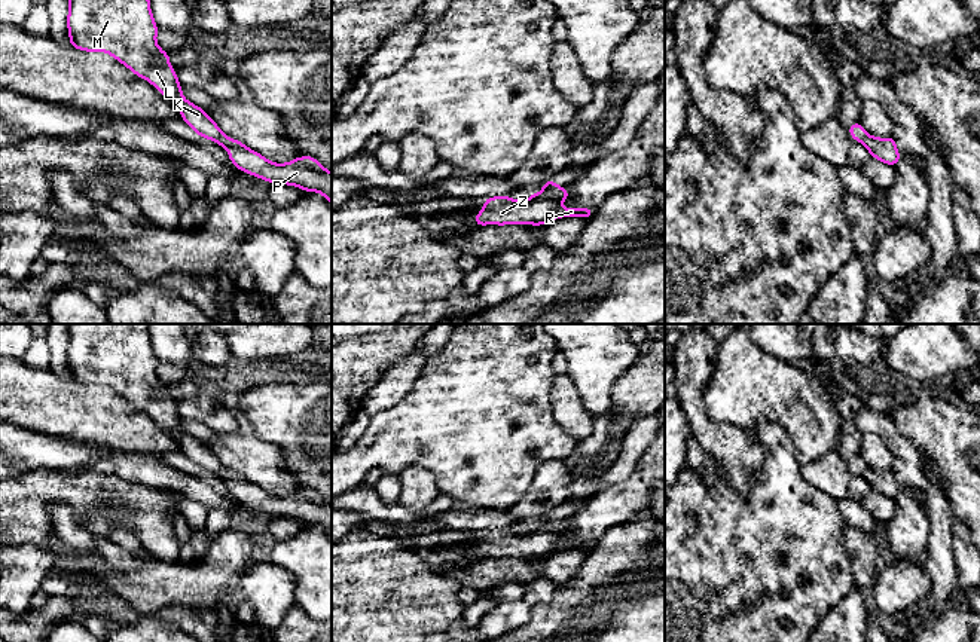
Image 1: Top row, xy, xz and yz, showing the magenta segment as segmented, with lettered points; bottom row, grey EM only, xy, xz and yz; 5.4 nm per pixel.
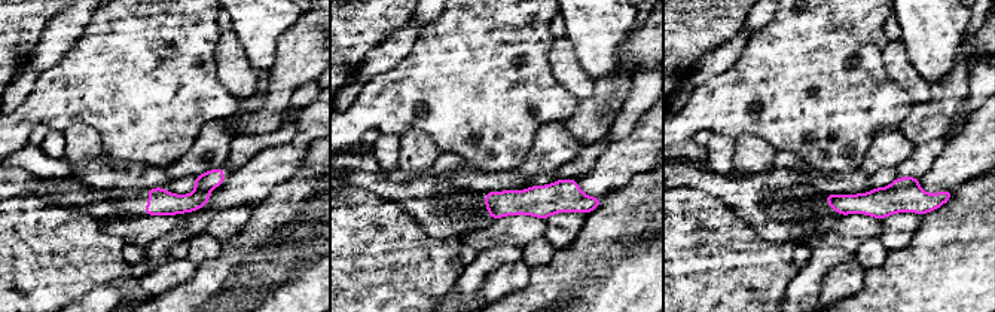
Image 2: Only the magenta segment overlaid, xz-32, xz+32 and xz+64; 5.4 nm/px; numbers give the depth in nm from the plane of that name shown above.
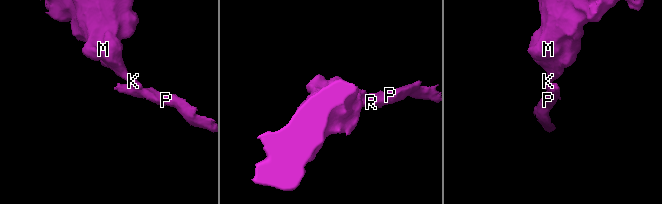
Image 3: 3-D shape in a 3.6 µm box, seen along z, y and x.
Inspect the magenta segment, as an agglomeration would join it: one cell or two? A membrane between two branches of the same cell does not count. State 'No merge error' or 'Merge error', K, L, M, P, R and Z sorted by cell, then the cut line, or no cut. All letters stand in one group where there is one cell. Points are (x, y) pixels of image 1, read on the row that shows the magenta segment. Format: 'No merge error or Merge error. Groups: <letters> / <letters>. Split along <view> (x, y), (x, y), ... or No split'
Merge error. Groups: K L M / P R Z. Split along xz (558, 186), (542, 192)

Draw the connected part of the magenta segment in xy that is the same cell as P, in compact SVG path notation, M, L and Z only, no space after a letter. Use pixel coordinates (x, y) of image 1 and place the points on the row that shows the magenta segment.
M231 137L213 140L228 150L231 162L247 174L271 184L296 186L305 192L321 193L332 205L332 172L312 156L300 156L287 163L269 162L260 153Z

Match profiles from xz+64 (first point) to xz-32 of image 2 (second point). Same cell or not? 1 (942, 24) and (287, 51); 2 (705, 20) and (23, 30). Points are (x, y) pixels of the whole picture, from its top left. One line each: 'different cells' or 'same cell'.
1: different cells
2: same cell

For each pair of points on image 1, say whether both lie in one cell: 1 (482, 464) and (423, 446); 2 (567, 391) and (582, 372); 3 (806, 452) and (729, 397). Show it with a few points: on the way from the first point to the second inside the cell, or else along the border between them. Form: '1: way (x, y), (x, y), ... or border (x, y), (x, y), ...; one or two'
1: way (467, 449), (464, 446), (437, 446); one
2: border (567, 373), (582, 404), (592, 413); two
3: way (799, 428), (768, 397), (753, 397); one

